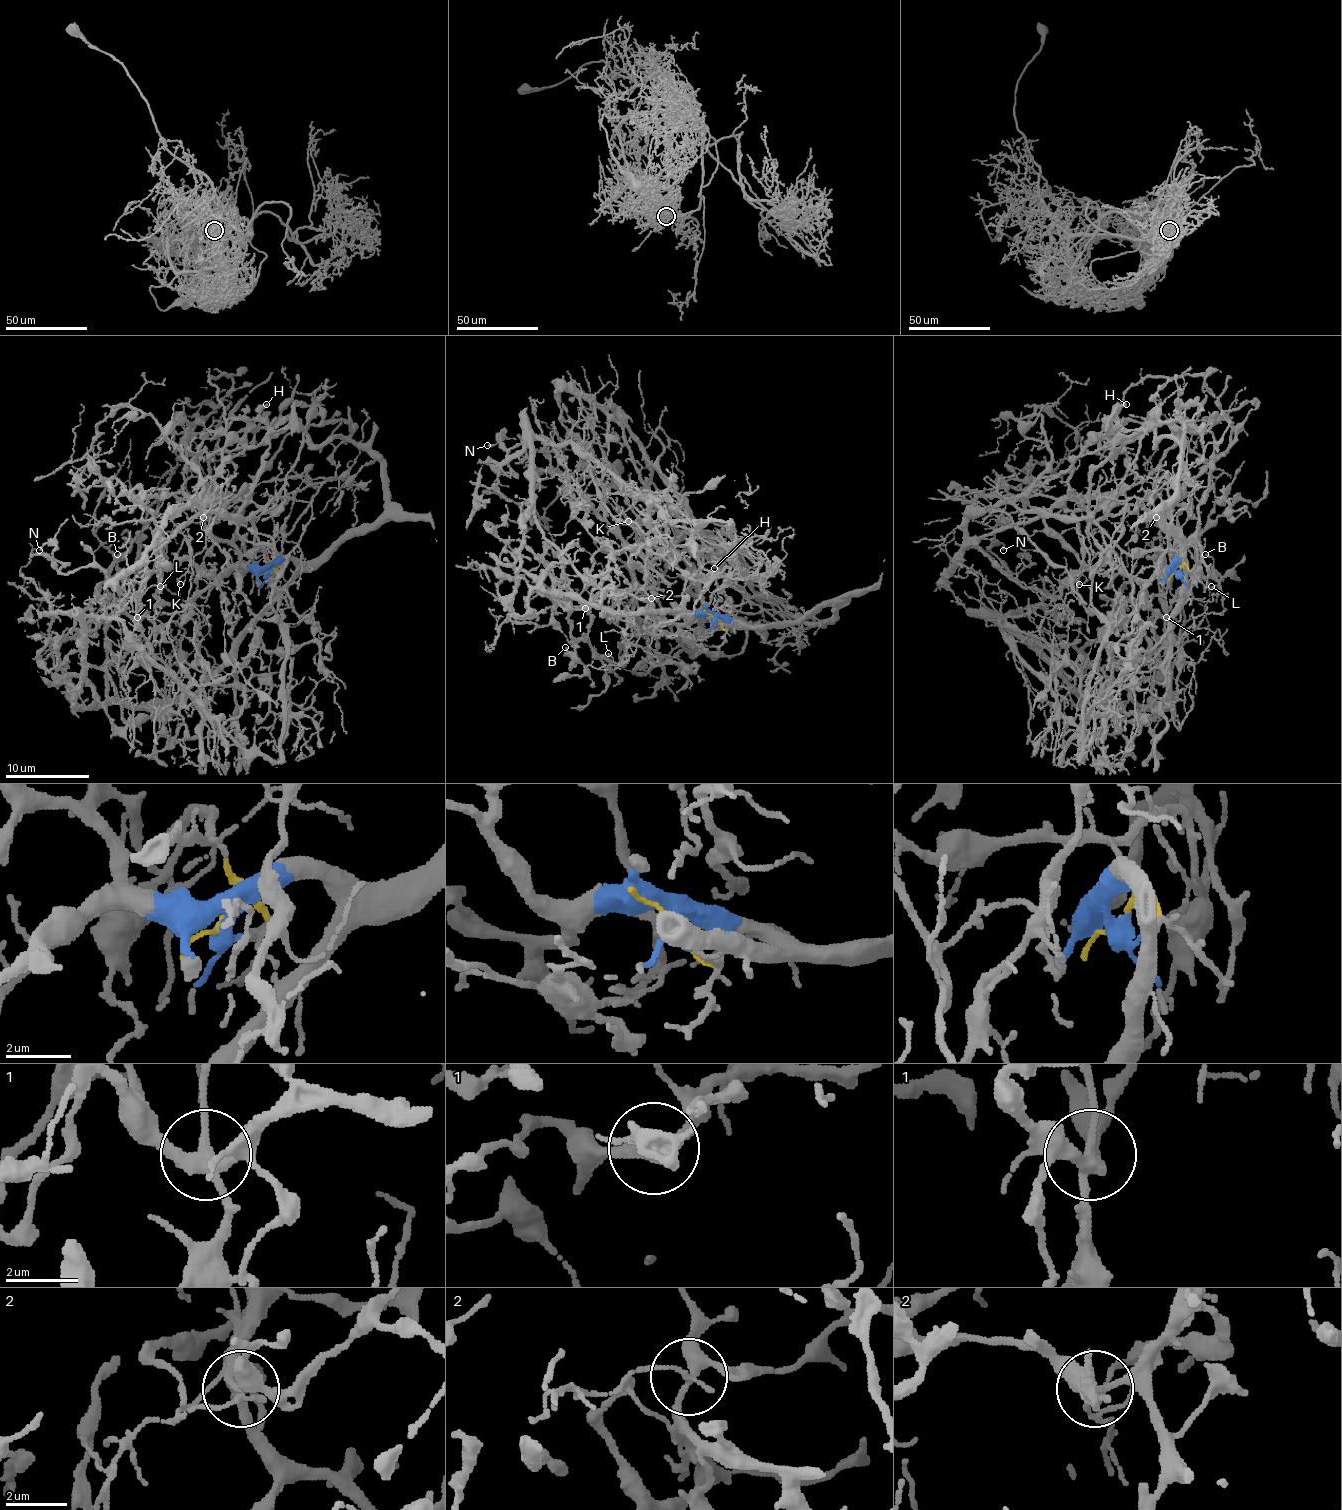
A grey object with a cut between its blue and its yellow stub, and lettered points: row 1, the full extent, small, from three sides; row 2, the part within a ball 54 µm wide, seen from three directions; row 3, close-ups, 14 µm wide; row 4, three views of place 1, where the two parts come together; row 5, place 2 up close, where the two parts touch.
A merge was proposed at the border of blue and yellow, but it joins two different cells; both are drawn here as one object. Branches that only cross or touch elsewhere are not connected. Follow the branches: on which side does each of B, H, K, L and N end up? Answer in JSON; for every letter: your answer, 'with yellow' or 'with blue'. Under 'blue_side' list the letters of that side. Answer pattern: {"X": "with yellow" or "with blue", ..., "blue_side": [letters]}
{"B": "with blue", "H": "with blue", "K": "with blue", "L": "with yellow", "N": "with blue", "blue_side": ["B", "H", "K", "N"]}

